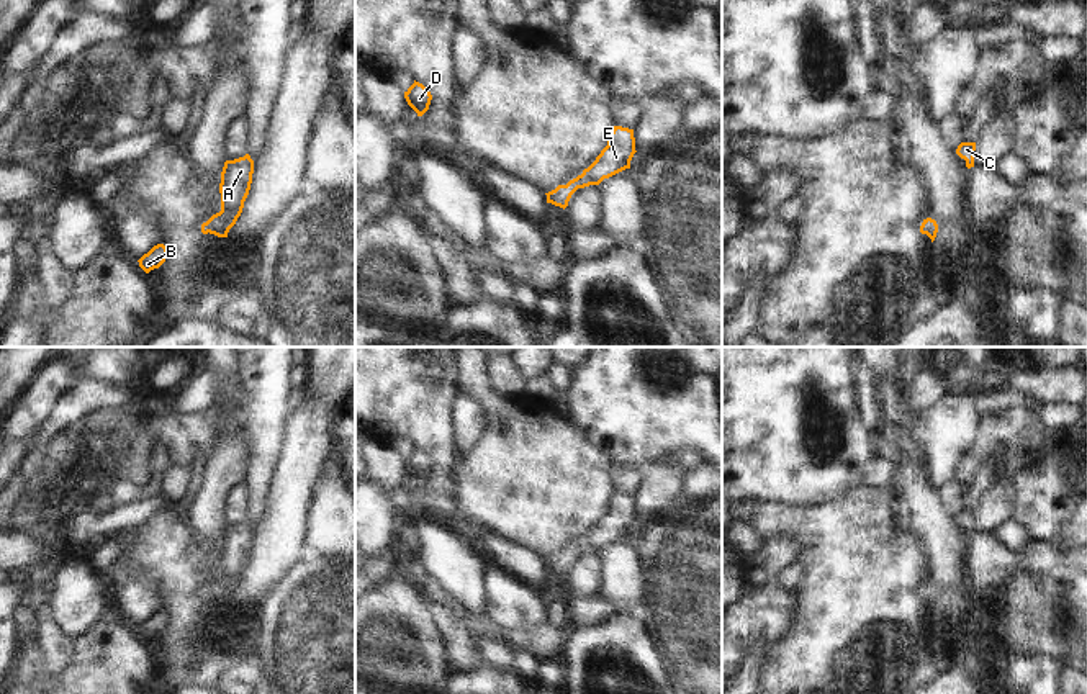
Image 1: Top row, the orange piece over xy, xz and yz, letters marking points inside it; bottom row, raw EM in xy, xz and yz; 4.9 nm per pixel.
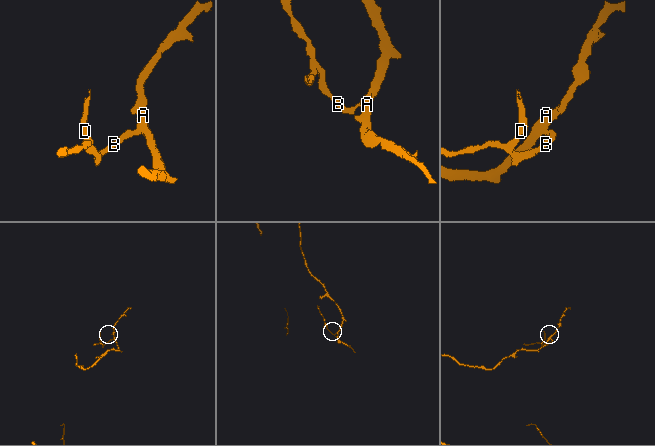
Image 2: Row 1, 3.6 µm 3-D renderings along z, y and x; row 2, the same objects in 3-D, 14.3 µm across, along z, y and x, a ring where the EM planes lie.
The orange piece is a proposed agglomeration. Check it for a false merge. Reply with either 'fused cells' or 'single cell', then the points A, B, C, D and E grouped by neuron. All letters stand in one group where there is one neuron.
single cell; A B C D E

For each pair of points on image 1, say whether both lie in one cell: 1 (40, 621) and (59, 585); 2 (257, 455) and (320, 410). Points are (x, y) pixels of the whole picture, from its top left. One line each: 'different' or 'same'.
1: different
2: different

